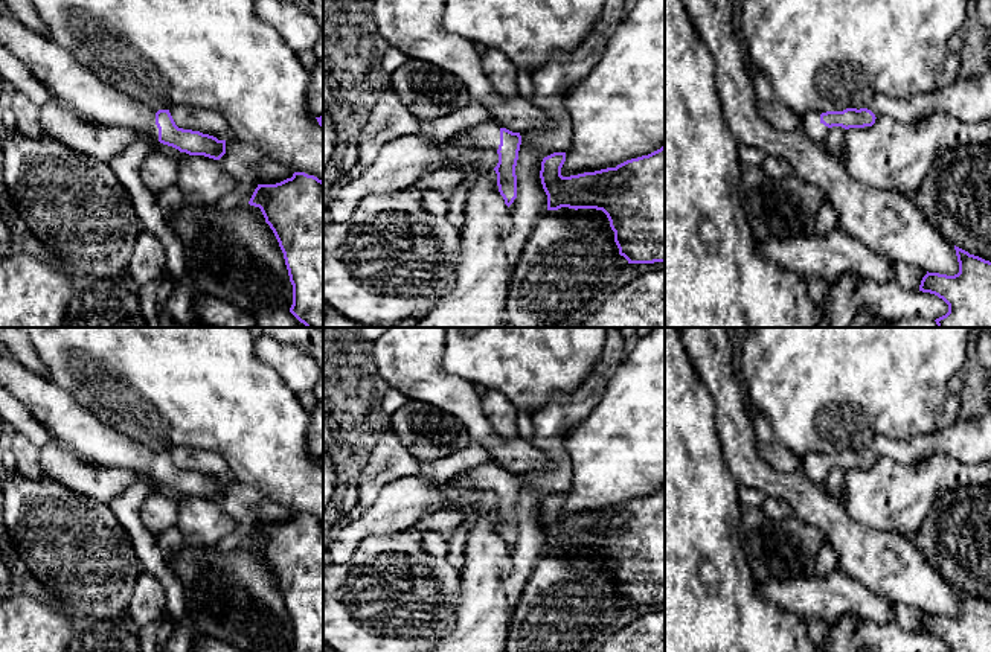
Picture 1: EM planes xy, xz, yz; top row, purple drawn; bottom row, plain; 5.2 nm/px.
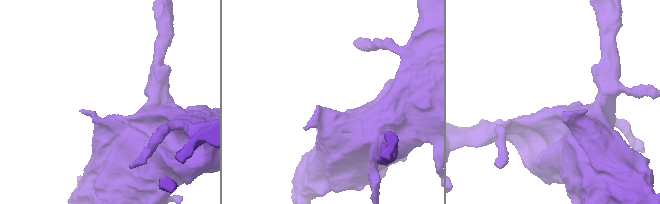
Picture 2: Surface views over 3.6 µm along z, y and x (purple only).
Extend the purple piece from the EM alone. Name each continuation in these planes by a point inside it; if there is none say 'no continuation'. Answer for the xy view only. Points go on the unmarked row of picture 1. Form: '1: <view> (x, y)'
1: xy (75, 427)

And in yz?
1: yz (816, 473)

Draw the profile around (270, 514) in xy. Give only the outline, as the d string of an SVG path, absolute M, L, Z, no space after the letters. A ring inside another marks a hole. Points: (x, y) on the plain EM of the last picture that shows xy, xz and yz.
M265 500L258 507L258 512L259 512L258 526L276 526L287 519L291 519L294 515L294 512L291 512L290 509L287 509L274 501L270 501L270 500Z

